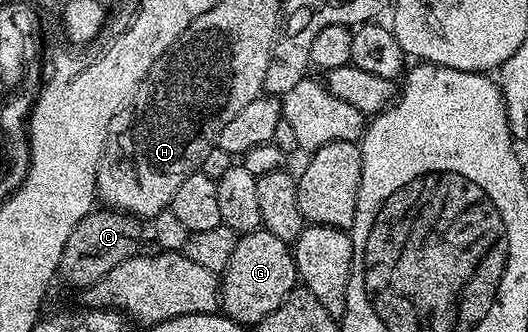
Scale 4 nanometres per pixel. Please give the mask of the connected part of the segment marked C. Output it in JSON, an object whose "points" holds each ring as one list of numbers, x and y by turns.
{"points":[[106,206,96,207,69,234,69,242,65,242,65,250,61,254,58,275,63,276,67,284,75,288,86,290,96,284,113,266,121,266,129,258,140,255,145,236,145,224,140,217,131,215,130,212,121,212,118,208]]}

